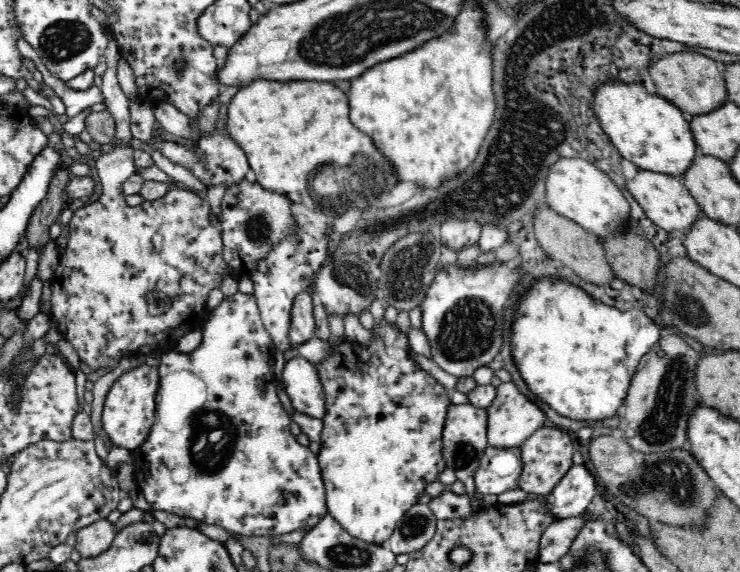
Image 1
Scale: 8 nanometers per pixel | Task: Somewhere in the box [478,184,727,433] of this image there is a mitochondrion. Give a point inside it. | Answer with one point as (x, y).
(683, 304)

